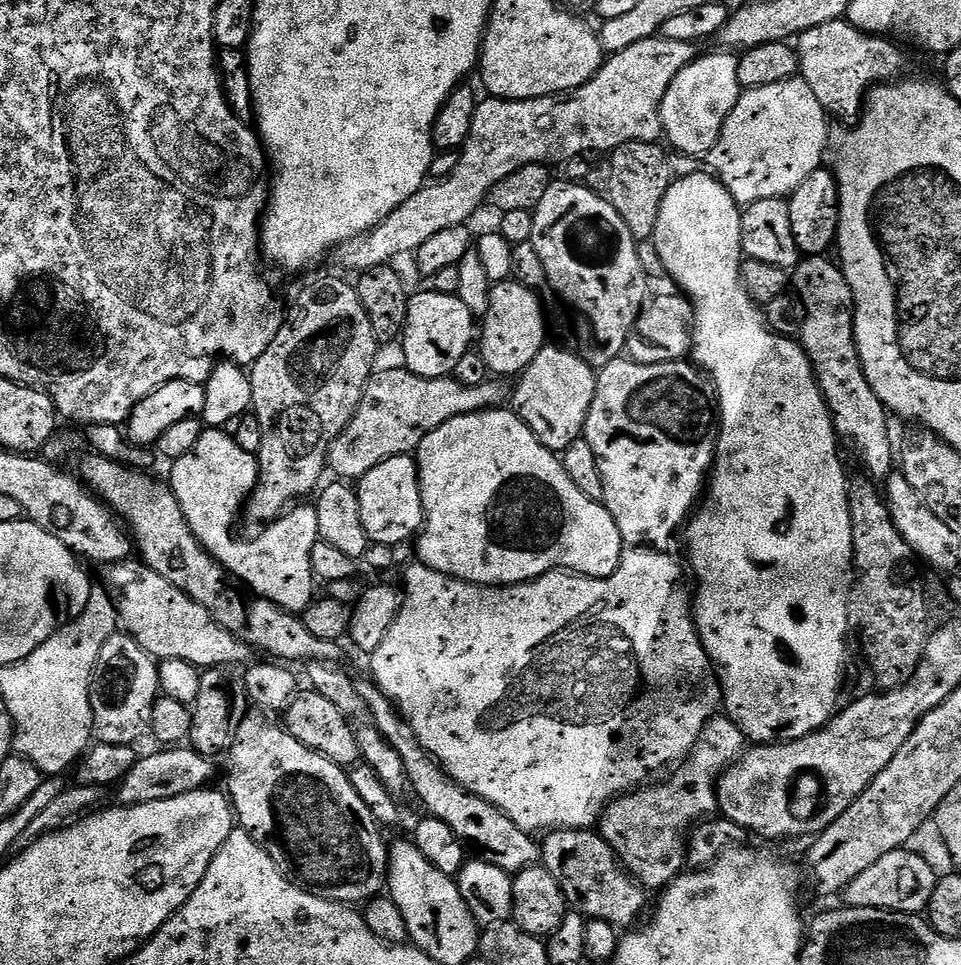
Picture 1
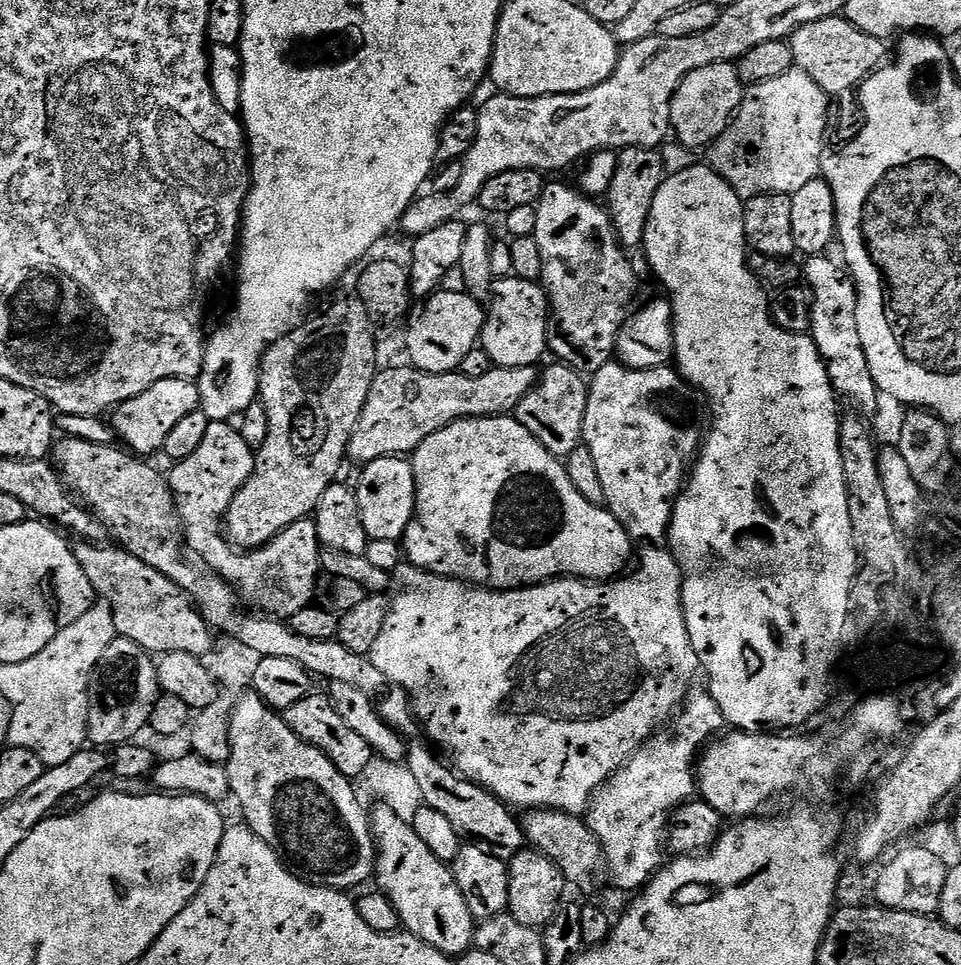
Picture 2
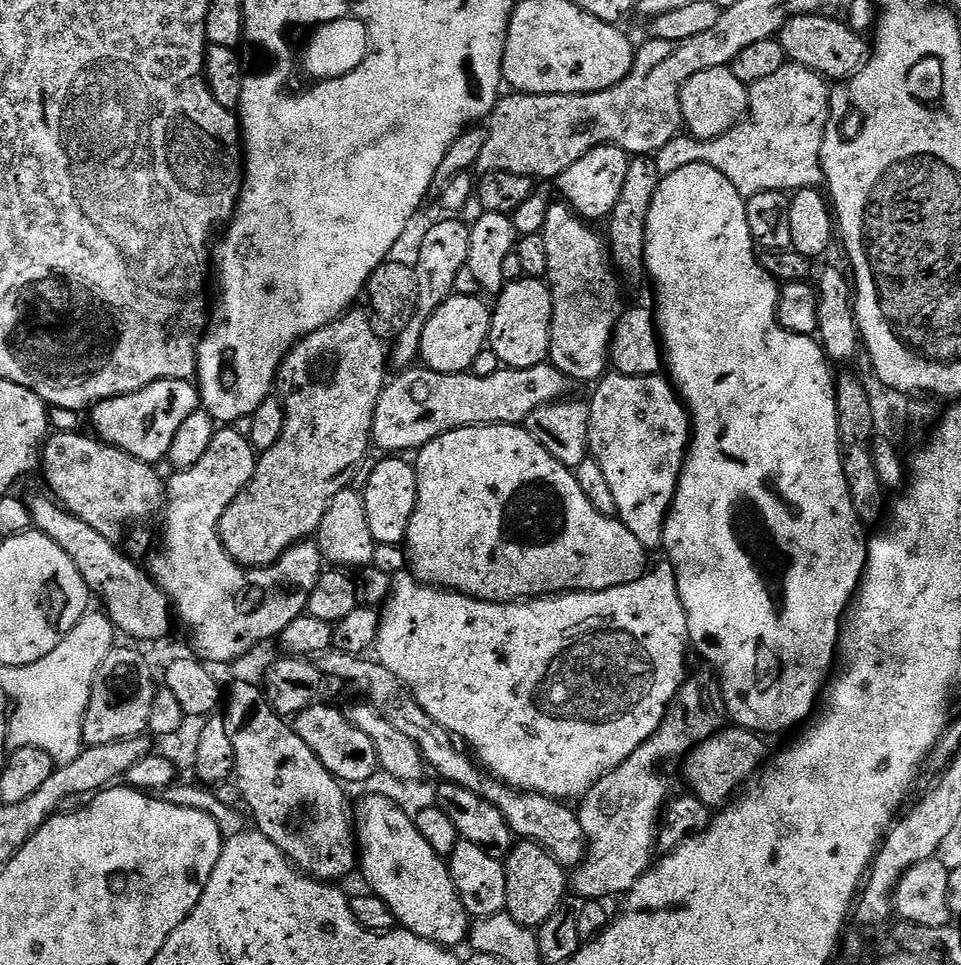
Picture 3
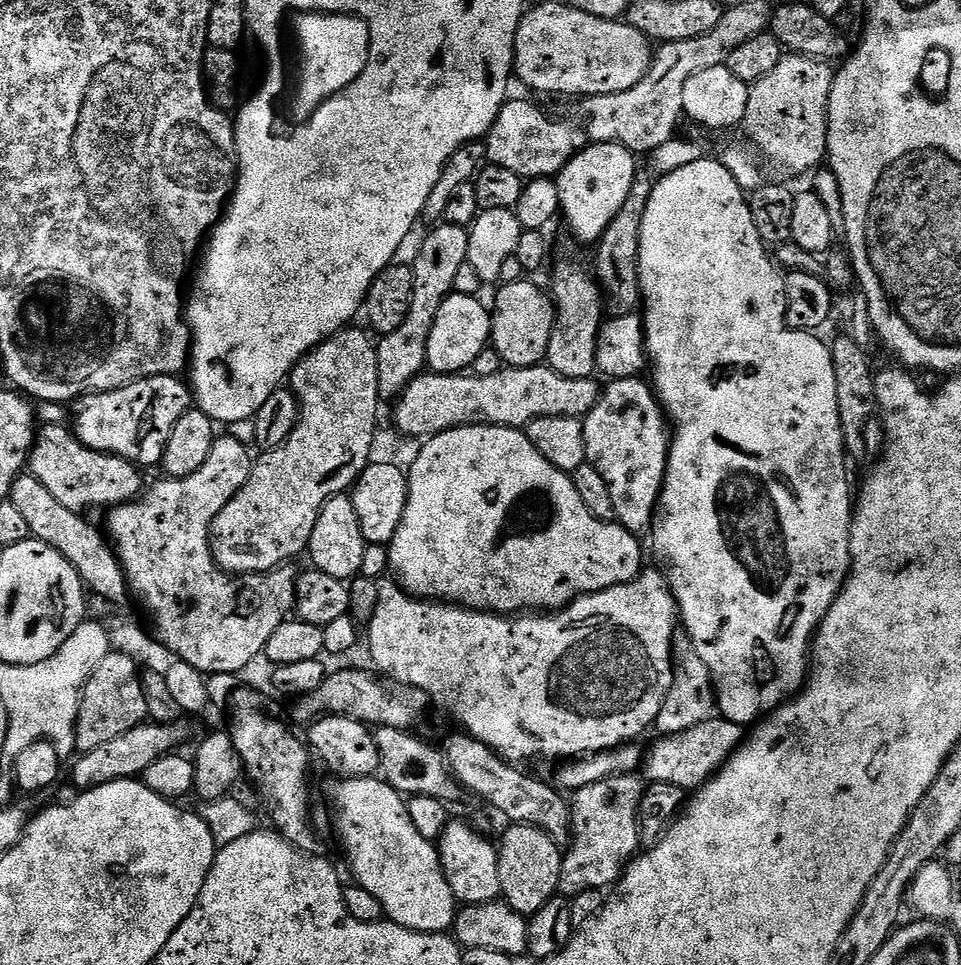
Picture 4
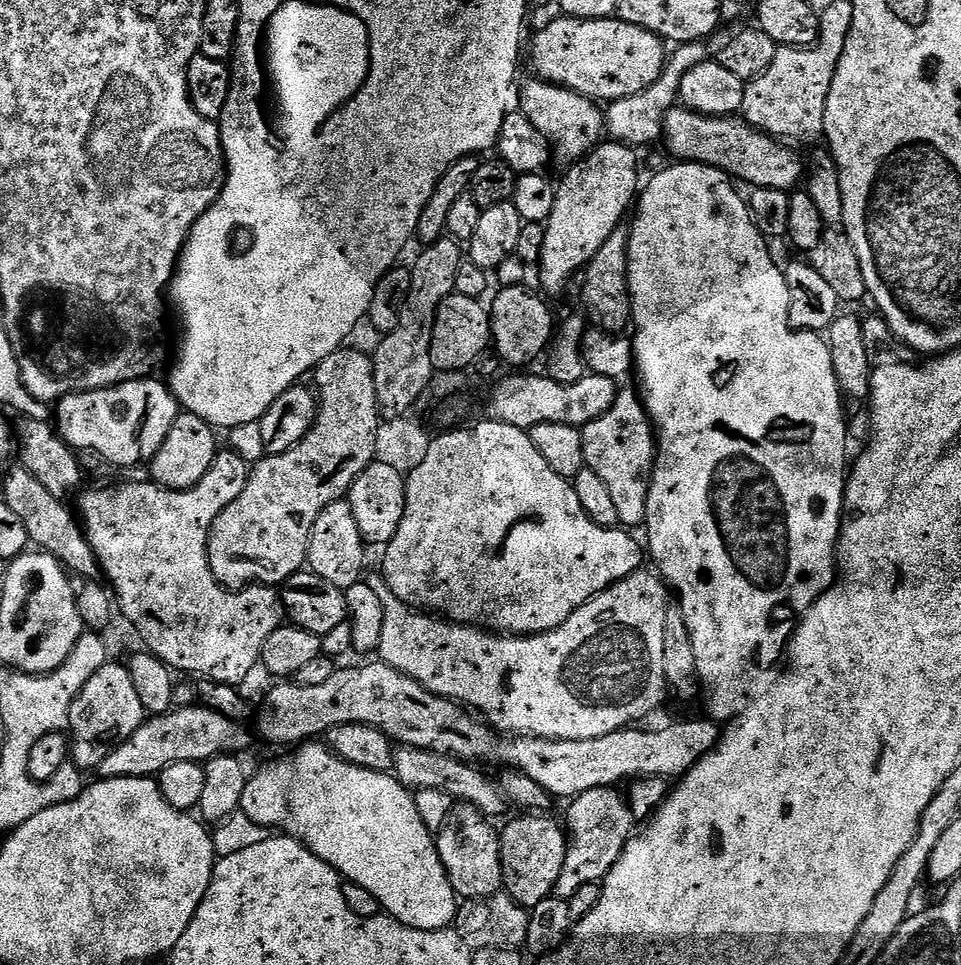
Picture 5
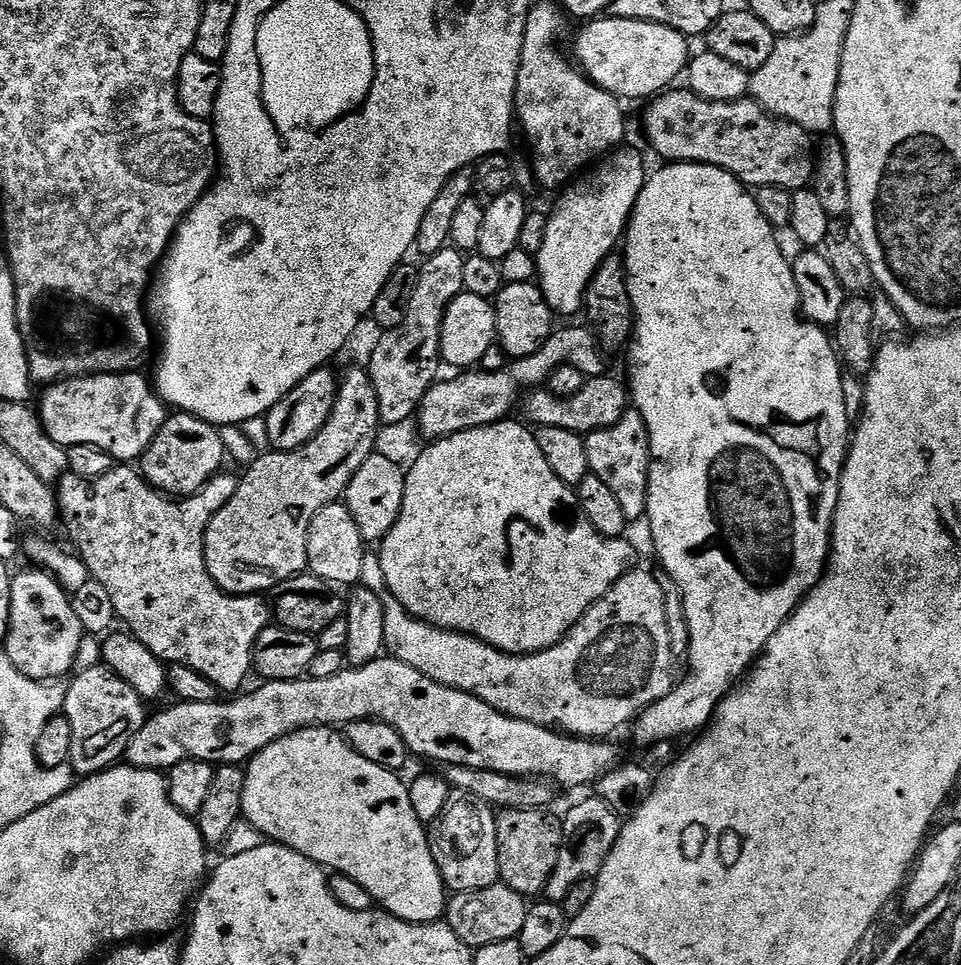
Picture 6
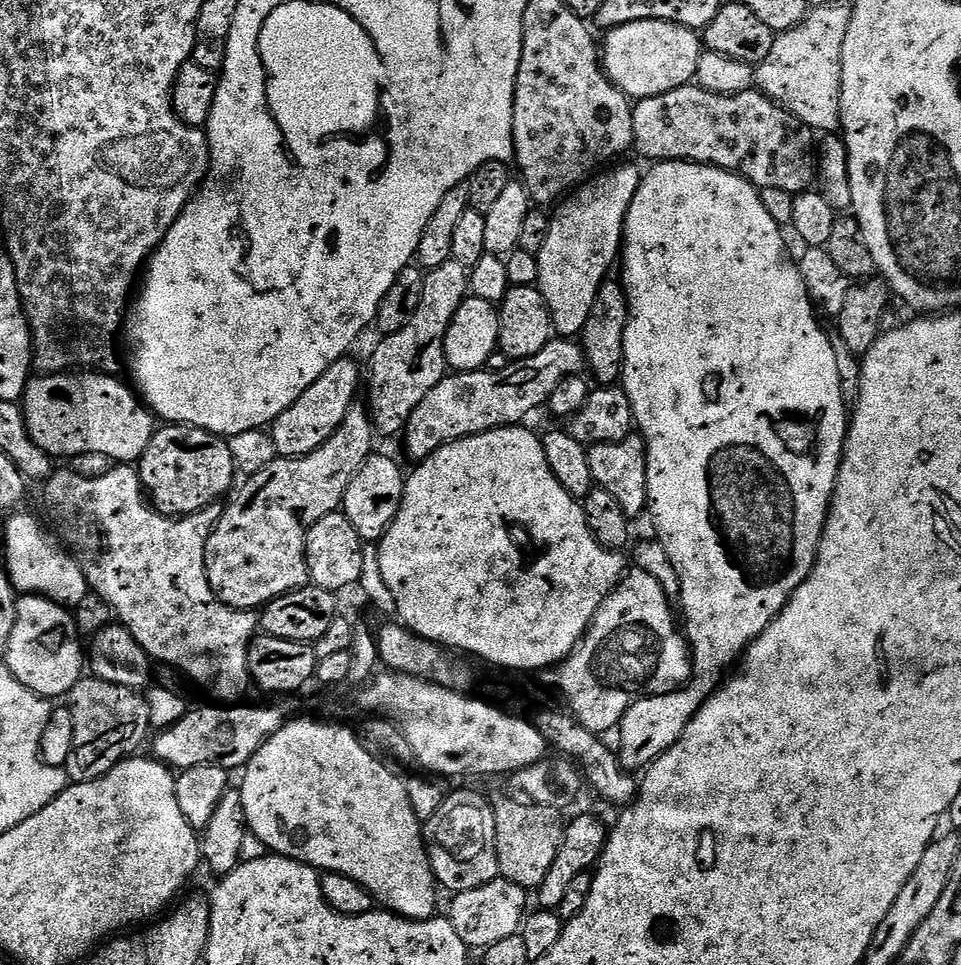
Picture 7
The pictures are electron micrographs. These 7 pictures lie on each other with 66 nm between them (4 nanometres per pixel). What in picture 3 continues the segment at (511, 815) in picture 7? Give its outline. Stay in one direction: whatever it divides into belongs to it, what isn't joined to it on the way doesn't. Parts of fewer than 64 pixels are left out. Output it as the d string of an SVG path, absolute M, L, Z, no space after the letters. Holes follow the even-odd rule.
M520 842L513 847L503 861L506 874L506 902L507 915L514 918L522 926L536 930L544 924L550 914L561 907L564 888L569 887L570 880L566 869L554 859L542 846L531 842Z

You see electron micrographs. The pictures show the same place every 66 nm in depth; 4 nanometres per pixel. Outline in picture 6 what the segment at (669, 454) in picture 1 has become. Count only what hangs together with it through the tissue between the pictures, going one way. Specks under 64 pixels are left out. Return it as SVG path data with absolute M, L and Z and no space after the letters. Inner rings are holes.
M629 410L614 426L587 433L585 444L589 471L612 487L618 498L618 503L622 505L629 518L636 518L639 512L641 515L646 508L648 463L651 456L649 454L648 431L645 429L644 420L640 413Z

